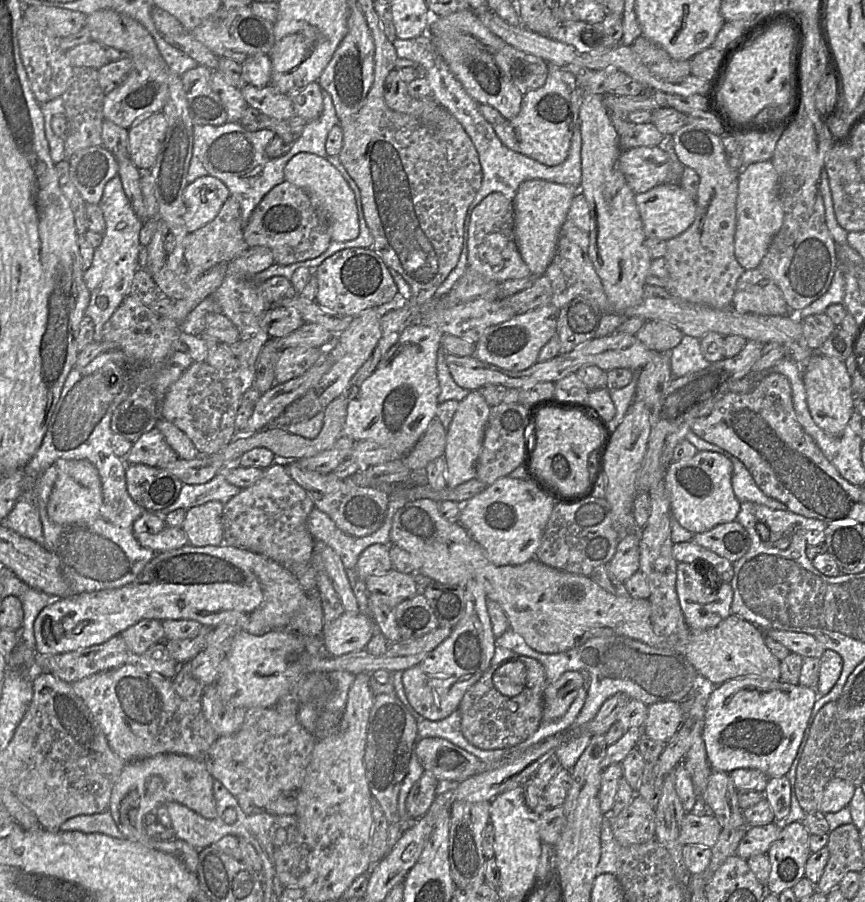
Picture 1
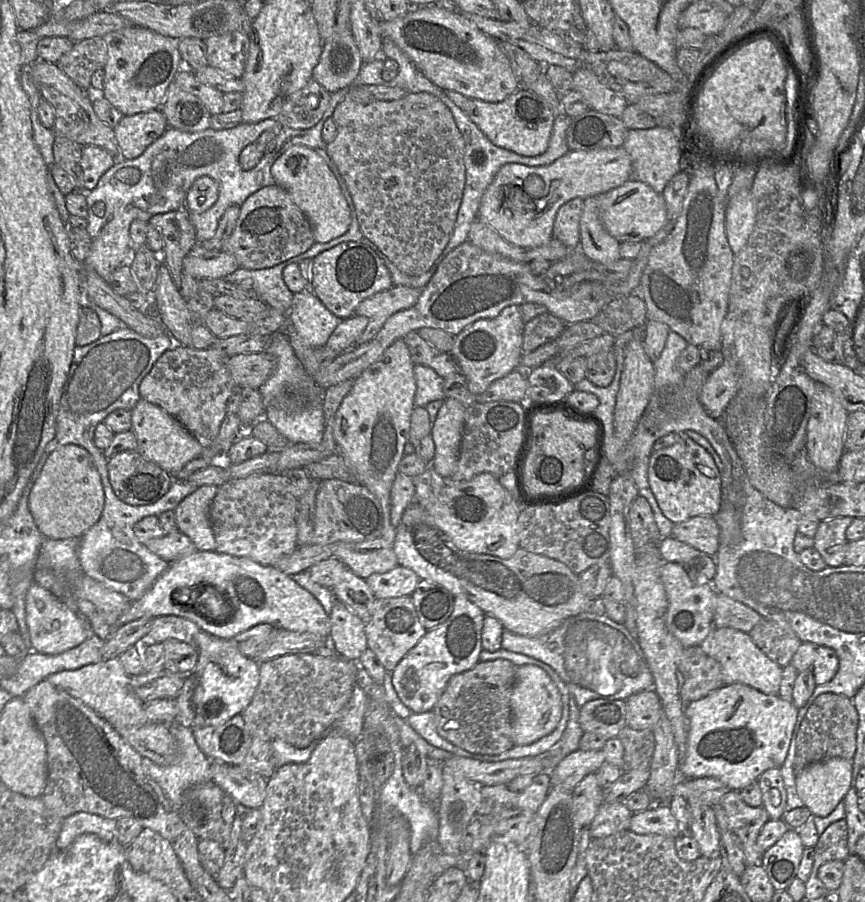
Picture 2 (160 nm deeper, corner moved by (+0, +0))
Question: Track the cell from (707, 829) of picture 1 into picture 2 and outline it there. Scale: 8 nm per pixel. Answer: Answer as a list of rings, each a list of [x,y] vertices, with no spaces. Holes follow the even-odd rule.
[[[654,804],[644,811],[635,812],[629,830],[637,834],[659,834],[673,839],[688,833],[687,828],[681,827],[673,816],[668,804]]]

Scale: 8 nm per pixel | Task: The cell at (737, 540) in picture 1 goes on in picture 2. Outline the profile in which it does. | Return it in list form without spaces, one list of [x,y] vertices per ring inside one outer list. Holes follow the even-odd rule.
[[[713,516],[691,517],[673,526],[672,537],[715,556],[720,547],[720,528]]]

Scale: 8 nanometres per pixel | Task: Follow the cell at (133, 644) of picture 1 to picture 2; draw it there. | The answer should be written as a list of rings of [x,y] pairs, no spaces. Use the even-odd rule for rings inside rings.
[[[160,616],[152,620],[149,633],[139,643],[162,643],[176,639],[196,646],[195,636],[201,629],[193,622],[179,616]]]

